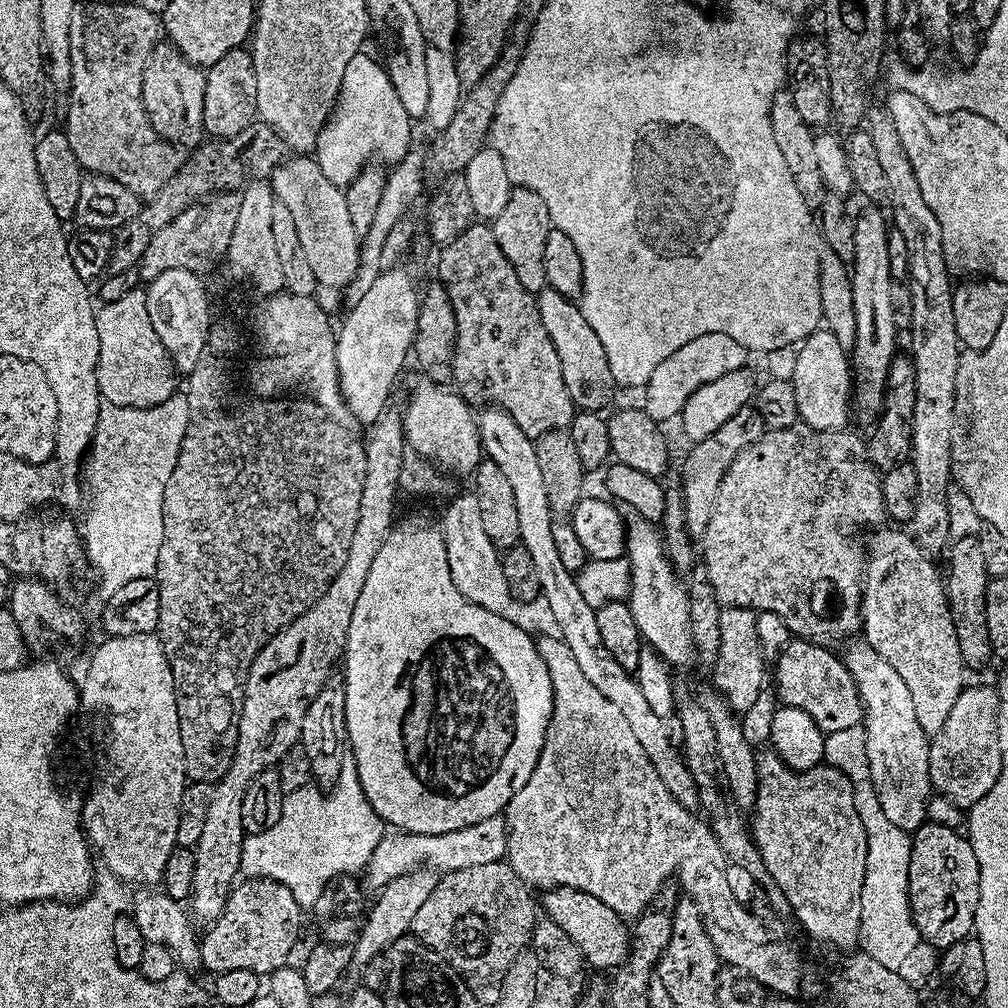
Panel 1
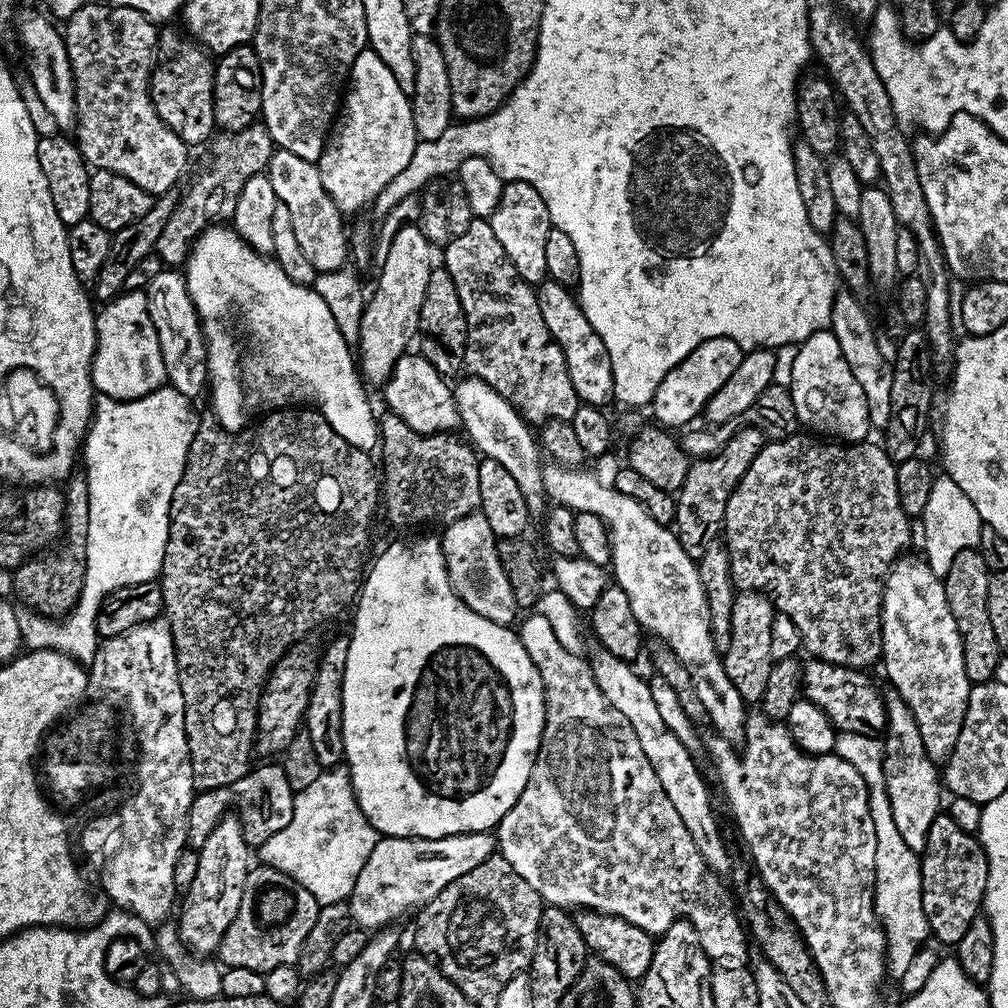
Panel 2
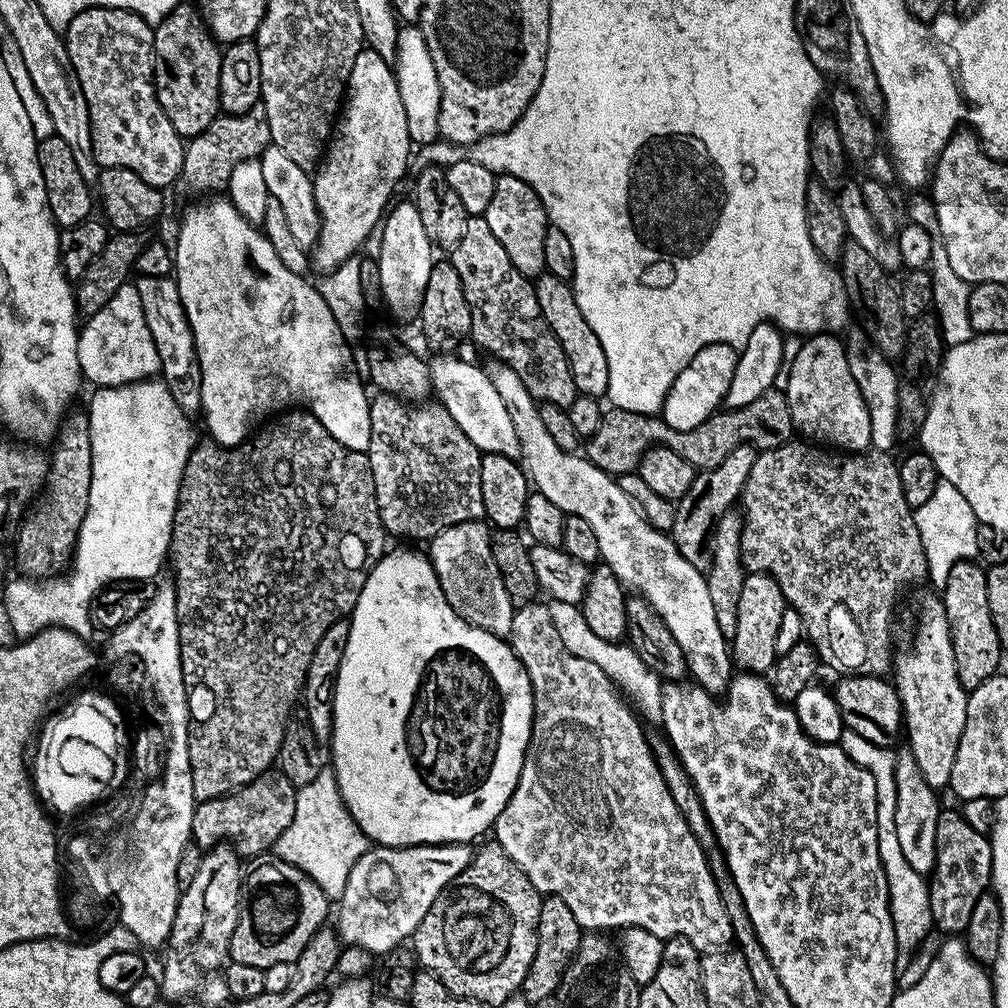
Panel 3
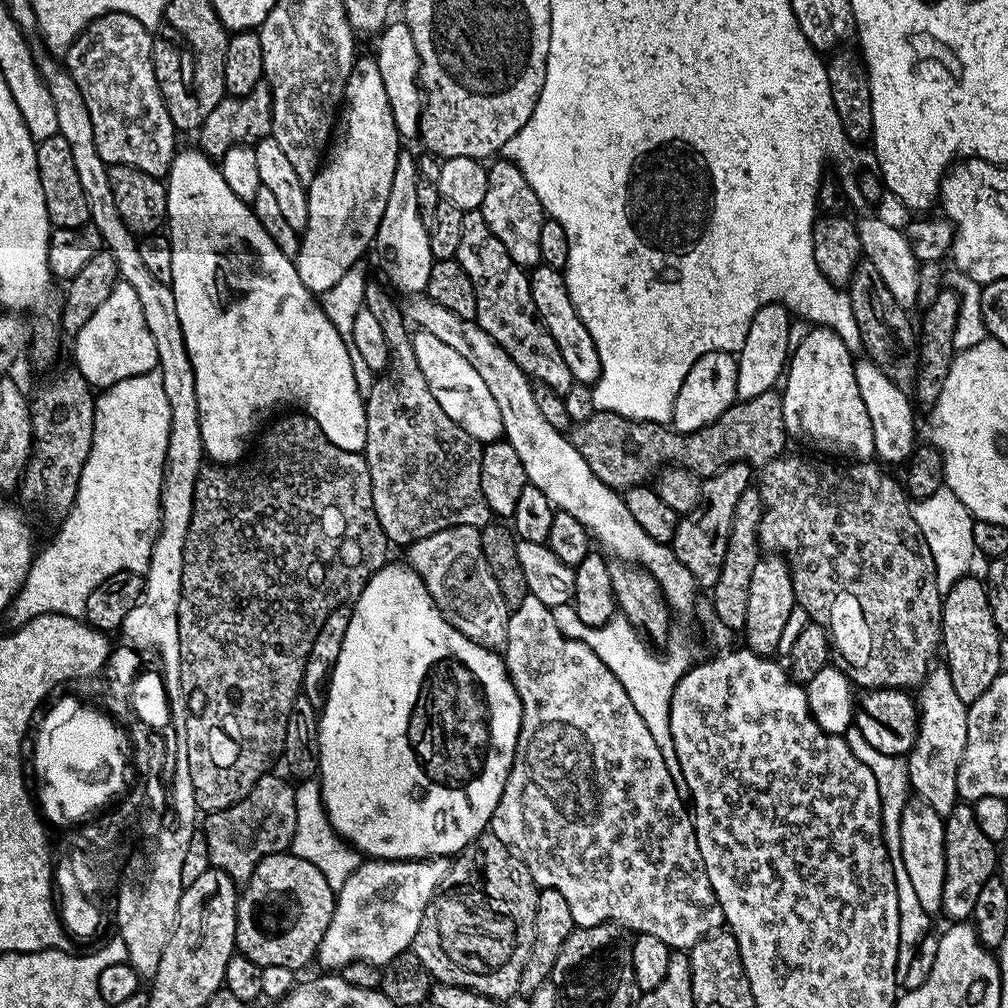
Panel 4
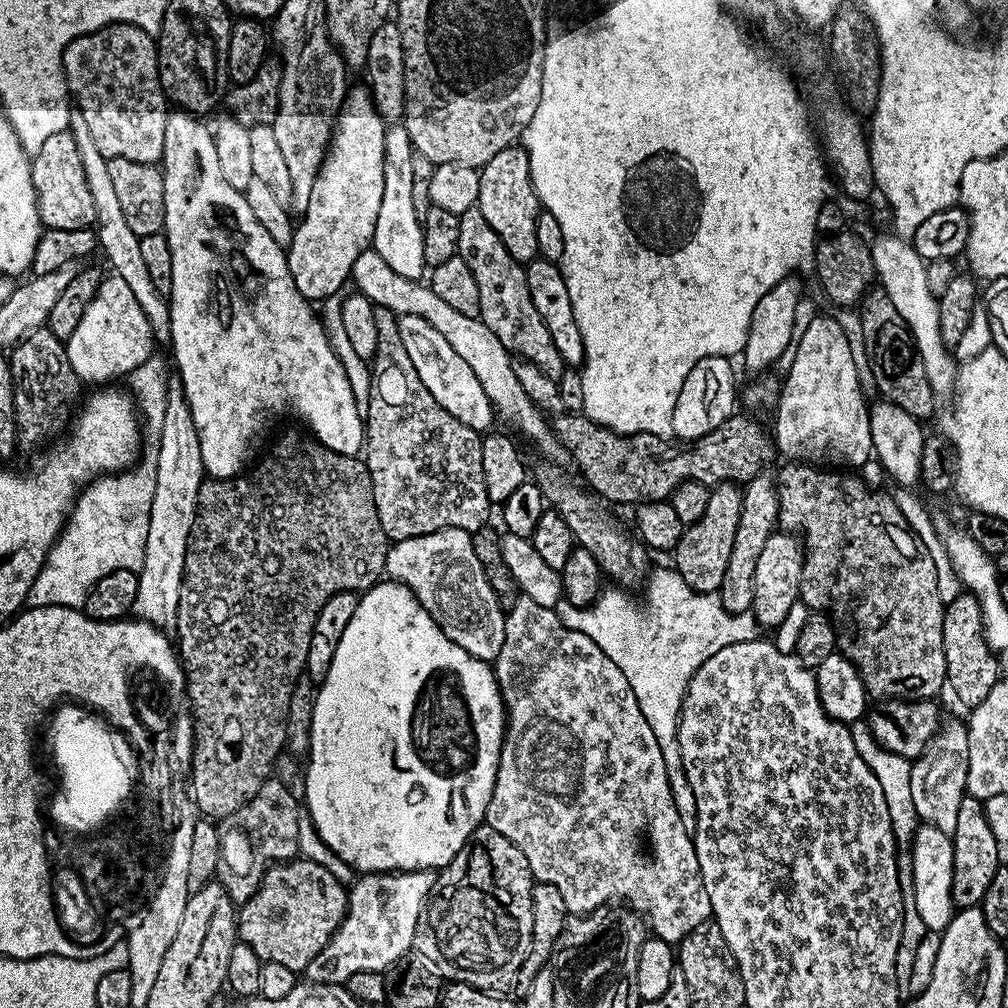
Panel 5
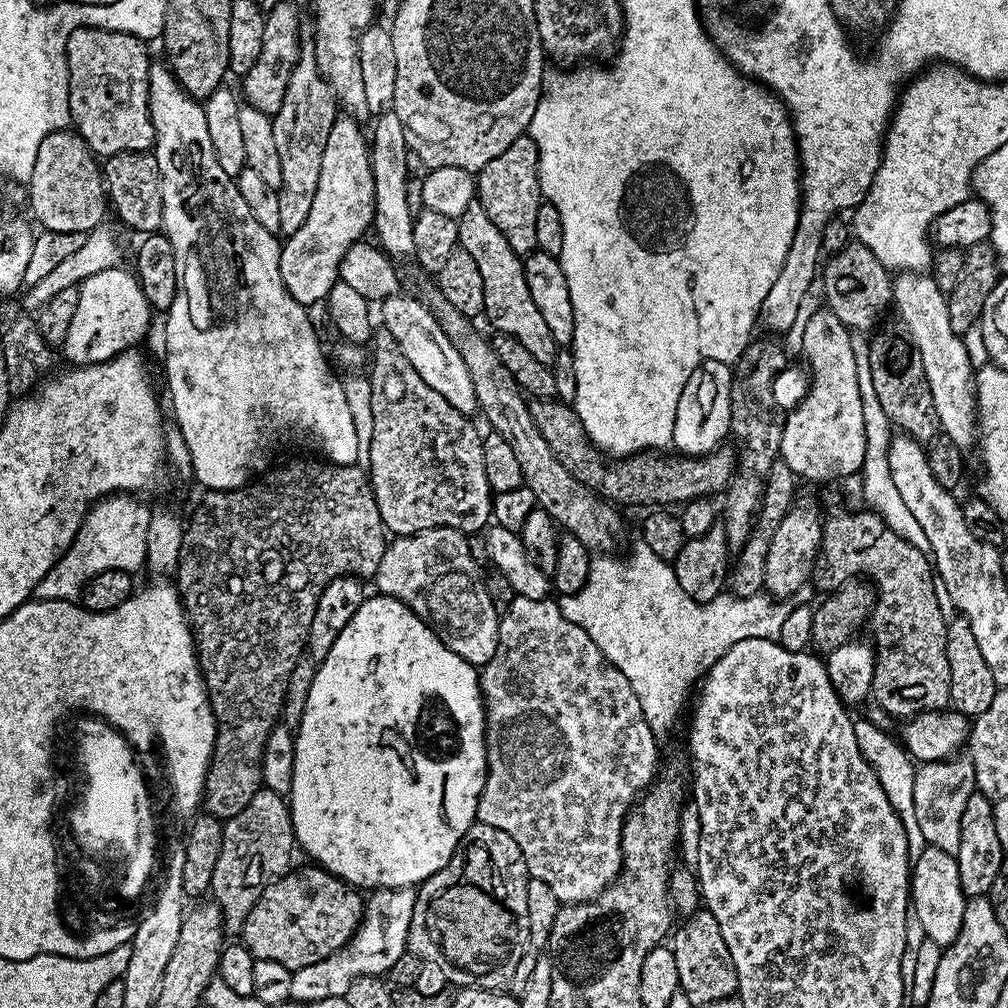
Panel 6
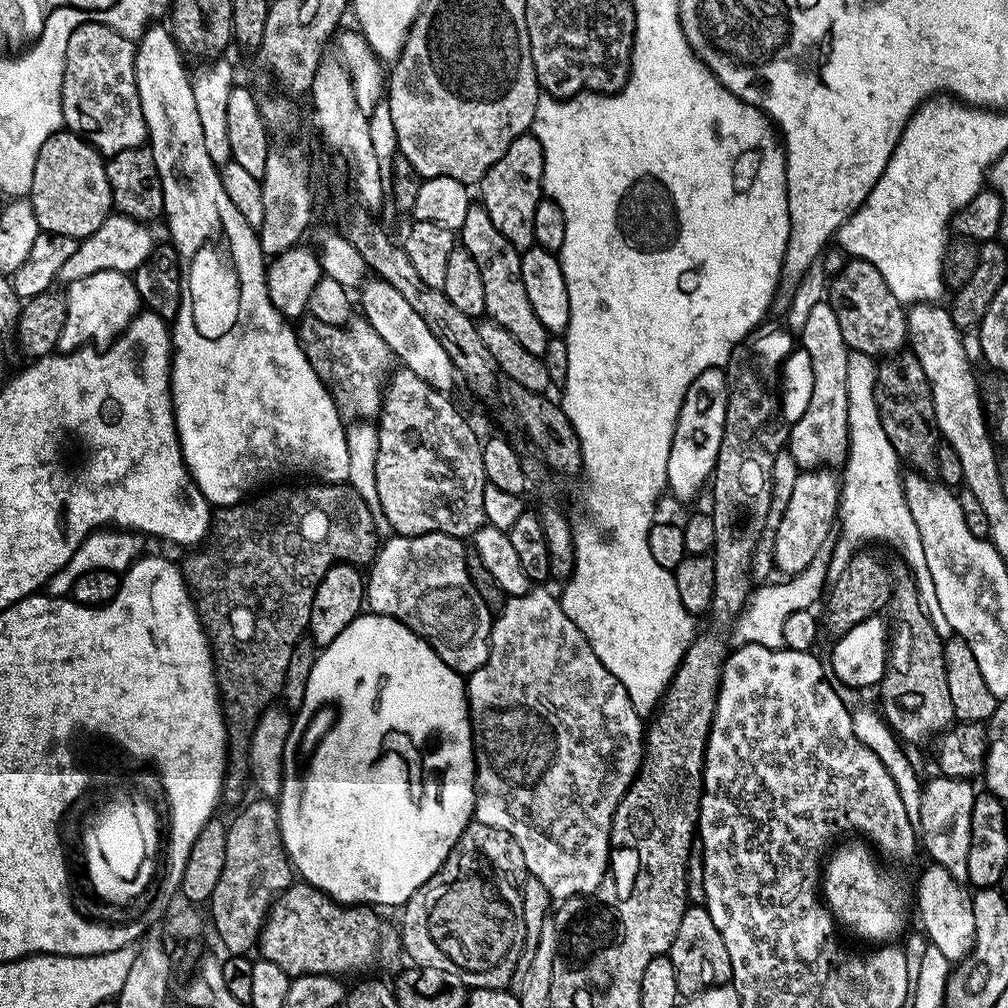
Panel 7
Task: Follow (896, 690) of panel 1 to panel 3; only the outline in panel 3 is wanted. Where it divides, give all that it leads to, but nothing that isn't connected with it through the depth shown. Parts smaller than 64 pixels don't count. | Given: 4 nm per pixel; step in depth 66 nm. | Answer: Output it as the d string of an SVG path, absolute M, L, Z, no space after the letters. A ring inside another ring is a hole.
M910 750L895 753L894 782L898 790L898 806L894 810L894 826L898 830L898 842L902 845L902 854L914 870L921 874L931 873L936 864L936 835L938 834L938 818L942 811L942 803L937 789L932 788L922 778L922 770L918 770L918 762Z

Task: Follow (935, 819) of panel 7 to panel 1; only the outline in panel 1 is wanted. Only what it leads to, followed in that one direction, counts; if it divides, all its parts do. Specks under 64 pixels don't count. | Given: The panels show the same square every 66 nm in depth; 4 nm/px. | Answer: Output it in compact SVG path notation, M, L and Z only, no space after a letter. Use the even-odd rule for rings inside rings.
M904 530L896 531L900 532L878 533L872 540L872 550L870 546L870 555L866 560L864 594L862 597L862 636L871 648L878 650L878 654L882 654L882 658L886 658L886 662L890 662L890 666L894 666L894 670L898 670L898 675L902 678L902 682L906 682L906 687L910 689L910 694L914 701L914 711L918 714L918 726L922 726L924 732L935 734L942 730L946 718L950 718L950 710L954 710L954 702L958 702L958 694L963 692L966 687L966 681L964 681L966 665L958 646L958 634L954 630L954 622L948 609L948 593L941 573L940 576L936 573L935 566L928 561L931 559L929 559L924 549L920 547L919 543L907 531L905 531L906 533L904 533Z

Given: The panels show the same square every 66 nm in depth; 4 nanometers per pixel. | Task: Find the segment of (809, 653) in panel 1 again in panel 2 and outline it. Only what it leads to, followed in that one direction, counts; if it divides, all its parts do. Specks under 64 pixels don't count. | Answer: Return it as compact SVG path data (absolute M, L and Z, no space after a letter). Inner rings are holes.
M809 659L803 665L802 696L814 702L830 718L837 733L853 732L879 737L888 726L888 711L884 705L885 693L876 689L867 671L831 664L825 660Z

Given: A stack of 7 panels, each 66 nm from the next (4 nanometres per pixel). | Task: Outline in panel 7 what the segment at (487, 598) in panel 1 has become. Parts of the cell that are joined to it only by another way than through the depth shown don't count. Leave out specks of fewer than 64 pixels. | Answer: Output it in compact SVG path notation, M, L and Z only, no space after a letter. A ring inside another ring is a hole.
M426 533L416 537L406 537L400 535L389 535L389 540L379 545L376 559L370 565L370 571L366 576L366 604L371 611L379 612L382 616L393 616L395 620L400 620L410 630L414 630L420 636L427 640L429 646L438 654L438 658L442 658L458 673L471 674L474 670L478 670L486 662L488 657L488 643L490 642L490 634L492 633L492 621L494 613L486 606L486 602L482 602L482 594L478 594L478 590L474 586L474 582L468 573L466 566L466 544L463 539L456 539L447 536L446 533Z

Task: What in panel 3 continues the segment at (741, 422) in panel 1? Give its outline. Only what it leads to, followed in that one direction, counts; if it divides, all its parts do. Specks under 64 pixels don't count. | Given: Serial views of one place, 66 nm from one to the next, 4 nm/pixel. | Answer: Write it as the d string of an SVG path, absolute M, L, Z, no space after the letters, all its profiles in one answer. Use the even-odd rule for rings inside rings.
M737 443L725 451L722 462L718 466L697 471L690 490L676 504L676 517L671 530L674 546L678 546L678 554L690 562L699 572L707 573L710 562L714 558L714 534L720 519L730 511L732 504L741 499L746 486L746 478L750 478L750 469L754 467L758 452L751 444Z

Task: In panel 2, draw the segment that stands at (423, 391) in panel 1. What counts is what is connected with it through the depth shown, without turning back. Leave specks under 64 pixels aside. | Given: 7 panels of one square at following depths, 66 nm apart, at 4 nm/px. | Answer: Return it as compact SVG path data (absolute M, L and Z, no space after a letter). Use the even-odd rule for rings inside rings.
M423 354L401 356L382 388L384 400L388 403L387 411L404 420L414 431L423 434L451 433L459 429L461 420L453 396L453 385L447 384L440 377L440 372L441 369L431 364Z

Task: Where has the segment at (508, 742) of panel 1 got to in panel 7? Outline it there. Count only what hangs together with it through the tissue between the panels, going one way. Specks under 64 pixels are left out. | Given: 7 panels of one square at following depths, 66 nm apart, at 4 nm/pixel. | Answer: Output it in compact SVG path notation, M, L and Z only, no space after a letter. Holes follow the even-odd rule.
M371 610L356 616L354 622L350 622L350 626L346 626L346 630L342 630L342 634L338 634L338 638L334 638L334 642L330 642L326 647L319 649L316 661L314 662L314 670L310 670L310 682L306 682L306 698L302 698L302 706L295 713L292 729L290 730L290 738L286 742L284 781L282 782L282 790L278 797L278 807L280 809L280 833L282 834L284 849L288 855L288 861L292 863L295 875L303 883L322 890L331 900L337 900L340 904L367 904L369 906L385 904L388 908L394 907L395 904L397 906L407 904L408 899L439 870L442 862L446 862L450 850L454 850L458 838L464 833L466 826L473 823L474 820L474 813L476 811L476 755L472 745L472 717L468 706L465 677L453 670L445 660L438 658L438 654L429 646L423 636L420 636L414 630L410 630L403 622L395 620L393 616L382 616L379 612Z

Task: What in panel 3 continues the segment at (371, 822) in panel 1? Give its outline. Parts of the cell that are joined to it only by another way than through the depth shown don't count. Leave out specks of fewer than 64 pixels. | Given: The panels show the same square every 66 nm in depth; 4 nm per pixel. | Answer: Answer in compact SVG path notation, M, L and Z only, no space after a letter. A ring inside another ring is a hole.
M325 766L314 781L297 789L294 818L279 836L274 852L284 861L302 869L309 879L316 881L330 900L338 900L345 890L350 870L369 847L368 837L354 822L344 804L336 786L335 772L331 767Z

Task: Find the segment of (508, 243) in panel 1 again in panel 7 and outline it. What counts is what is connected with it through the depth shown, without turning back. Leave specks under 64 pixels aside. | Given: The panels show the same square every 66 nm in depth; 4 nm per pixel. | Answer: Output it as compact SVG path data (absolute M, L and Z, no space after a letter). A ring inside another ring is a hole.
M531 131L524 132L510 146L506 146L506 154L486 170L486 174L478 181L480 188L479 203L490 214L490 222L498 226L502 238L510 242L517 250L531 248L536 243L534 238L534 210L538 210L538 202L542 199L544 187L544 155L542 142L533 136Z

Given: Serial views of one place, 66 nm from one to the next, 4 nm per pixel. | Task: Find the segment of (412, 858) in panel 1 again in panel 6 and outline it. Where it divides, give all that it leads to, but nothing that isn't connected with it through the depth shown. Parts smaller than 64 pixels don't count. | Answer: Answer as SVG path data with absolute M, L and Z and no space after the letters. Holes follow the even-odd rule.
M412 888L376 890L367 897L364 918L351 940L334 954L314 962L314 966L302 966L292 973L290 994L292 1000L301 1000L304 1006L322 1002L322 998L344 997L350 982L362 975L383 977L406 954L410 918L414 914L416 892Z

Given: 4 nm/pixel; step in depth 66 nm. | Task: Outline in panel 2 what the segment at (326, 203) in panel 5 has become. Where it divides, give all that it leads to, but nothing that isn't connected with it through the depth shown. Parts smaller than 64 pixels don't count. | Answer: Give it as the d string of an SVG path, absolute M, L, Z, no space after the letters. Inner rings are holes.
M364 48L358 54L358 58L354 58L346 84L348 89L342 100L342 115L339 117L334 131L331 135L329 135L326 141L325 150L318 161L320 177L322 178L322 186L326 186L326 194L330 194L330 198L334 201L334 203L336 203L341 214L349 214L348 212L360 212L367 206L368 203L371 202L371 200L373 200L373 202L379 201L381 190L383 190L390 182L394 182L394 178L398 178L398 174L402 174L402 169L410 163L410 157L414 154L414 150L416 149L418 143L415 122L412 117L412 101L409 93L398 82L398 78L394 78L394 70L390 70L390 66L386 66L386 62L382 62L382 58L378 58L378 54L374 54L374 50L372 48Z

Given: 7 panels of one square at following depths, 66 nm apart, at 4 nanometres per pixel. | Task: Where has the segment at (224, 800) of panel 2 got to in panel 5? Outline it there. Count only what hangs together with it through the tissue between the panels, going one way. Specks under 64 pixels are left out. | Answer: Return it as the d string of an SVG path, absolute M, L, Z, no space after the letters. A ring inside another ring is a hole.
M270 778L262 786L262 790L258 790L258 794L254 794L254 798L250 798L250 802L246 802L242 806L242 810L234 810L234 814L219 821L220 867L218 869L218 883L224 887L232 903L237 906L245 904L255 894L260 880L273 862L293 859L299 853L298 826L302 804L297 793L295 796L288 788L291 787L285 781L279 778Z

